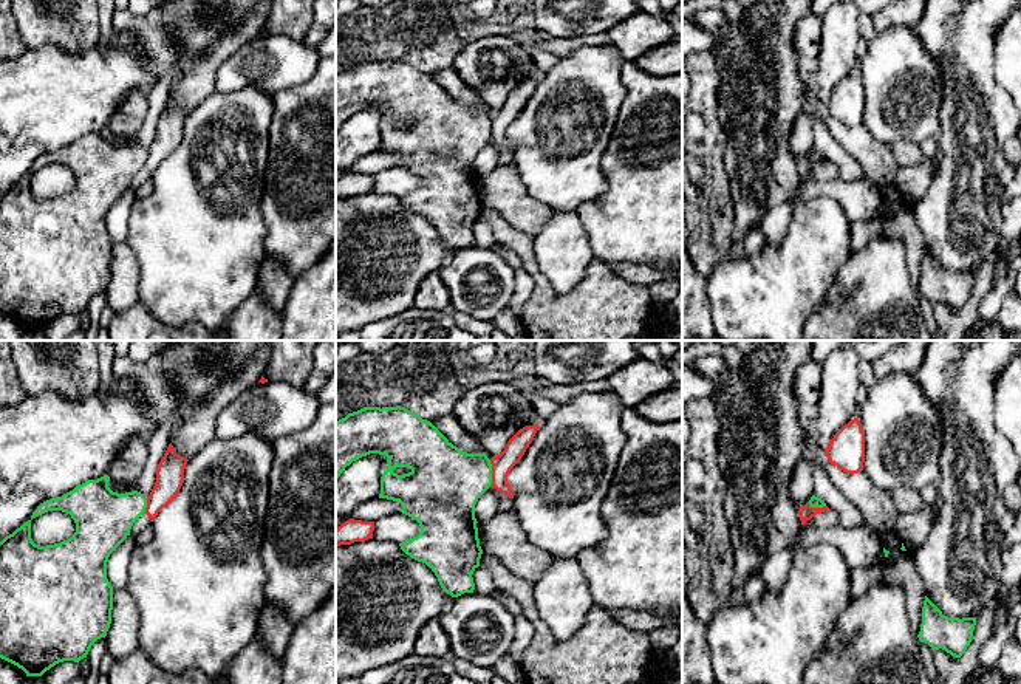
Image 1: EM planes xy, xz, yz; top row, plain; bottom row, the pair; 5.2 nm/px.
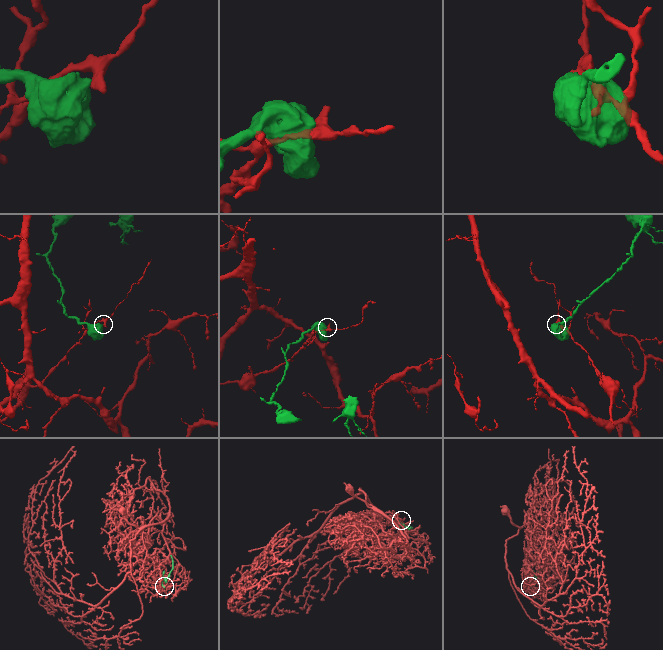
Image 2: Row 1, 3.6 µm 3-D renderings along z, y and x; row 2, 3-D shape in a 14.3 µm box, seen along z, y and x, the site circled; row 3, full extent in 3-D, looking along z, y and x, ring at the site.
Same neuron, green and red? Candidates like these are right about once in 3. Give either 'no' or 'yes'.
no

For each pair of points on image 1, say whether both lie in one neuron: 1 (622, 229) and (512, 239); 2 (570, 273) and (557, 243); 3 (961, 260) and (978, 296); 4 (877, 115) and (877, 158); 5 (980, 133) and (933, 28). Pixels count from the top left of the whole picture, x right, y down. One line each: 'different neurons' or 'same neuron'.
1: different neurons
2: same neuron
3: different neurons
4: different neurons
5: same neuron

